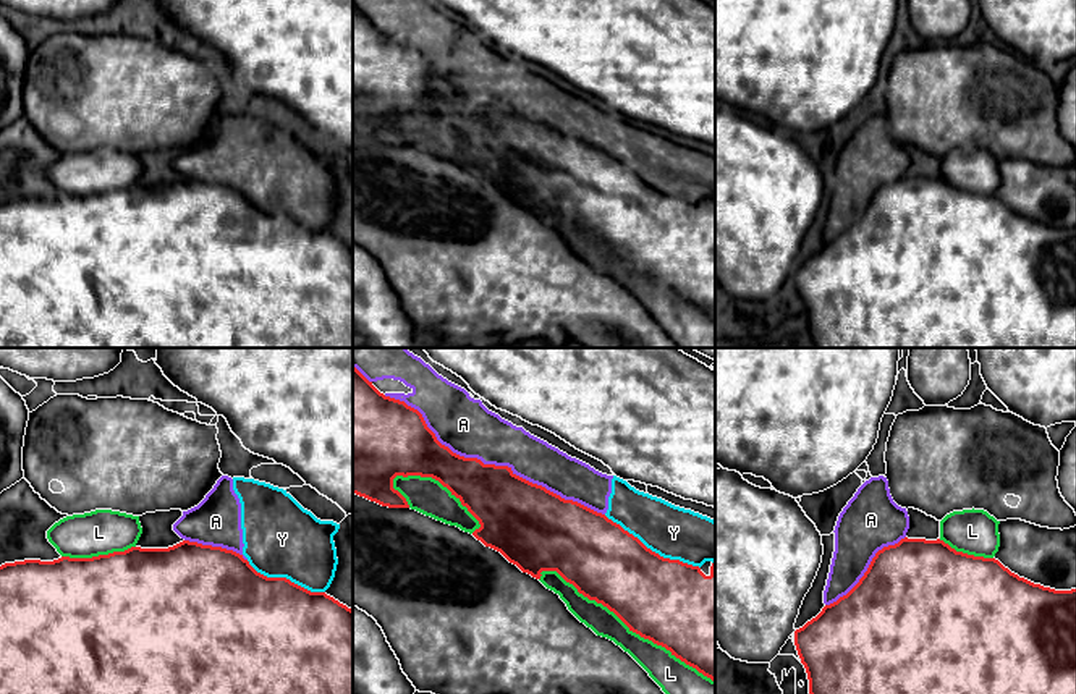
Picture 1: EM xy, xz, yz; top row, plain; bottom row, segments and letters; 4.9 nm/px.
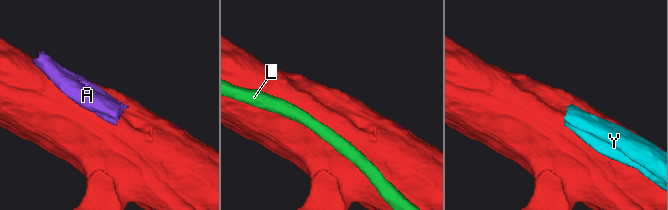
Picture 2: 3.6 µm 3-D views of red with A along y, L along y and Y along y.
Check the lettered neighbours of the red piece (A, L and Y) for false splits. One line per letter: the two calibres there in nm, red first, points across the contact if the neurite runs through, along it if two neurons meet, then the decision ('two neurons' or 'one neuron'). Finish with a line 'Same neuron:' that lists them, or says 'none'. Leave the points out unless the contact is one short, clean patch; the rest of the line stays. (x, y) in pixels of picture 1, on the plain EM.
A: 340/280 nm | two neurons
L: 420/150 nm | two neurons
Y: 420/260 nm | two neurons
Same neuron: none

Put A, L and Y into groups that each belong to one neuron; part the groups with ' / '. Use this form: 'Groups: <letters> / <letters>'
Groups: A Y / L

